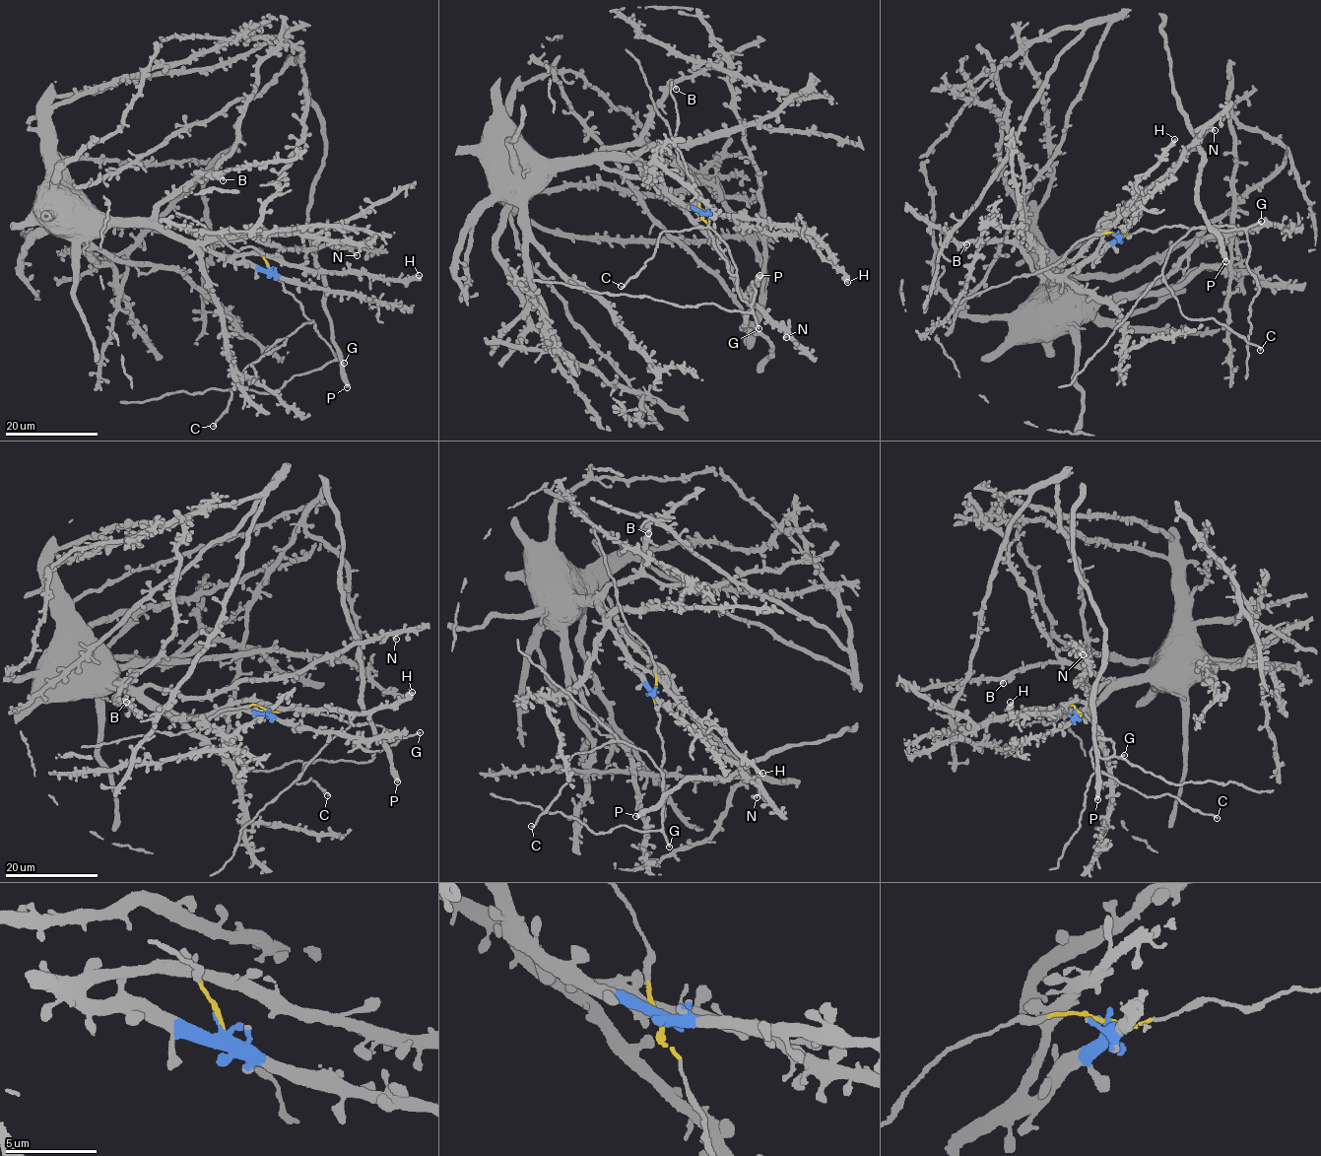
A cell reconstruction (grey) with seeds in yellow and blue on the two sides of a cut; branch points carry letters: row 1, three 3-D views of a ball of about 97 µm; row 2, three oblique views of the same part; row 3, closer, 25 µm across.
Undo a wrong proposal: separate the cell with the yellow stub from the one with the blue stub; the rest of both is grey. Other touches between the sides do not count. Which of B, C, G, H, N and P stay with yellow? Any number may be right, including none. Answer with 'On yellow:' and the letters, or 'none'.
On yellow: C, G, P

